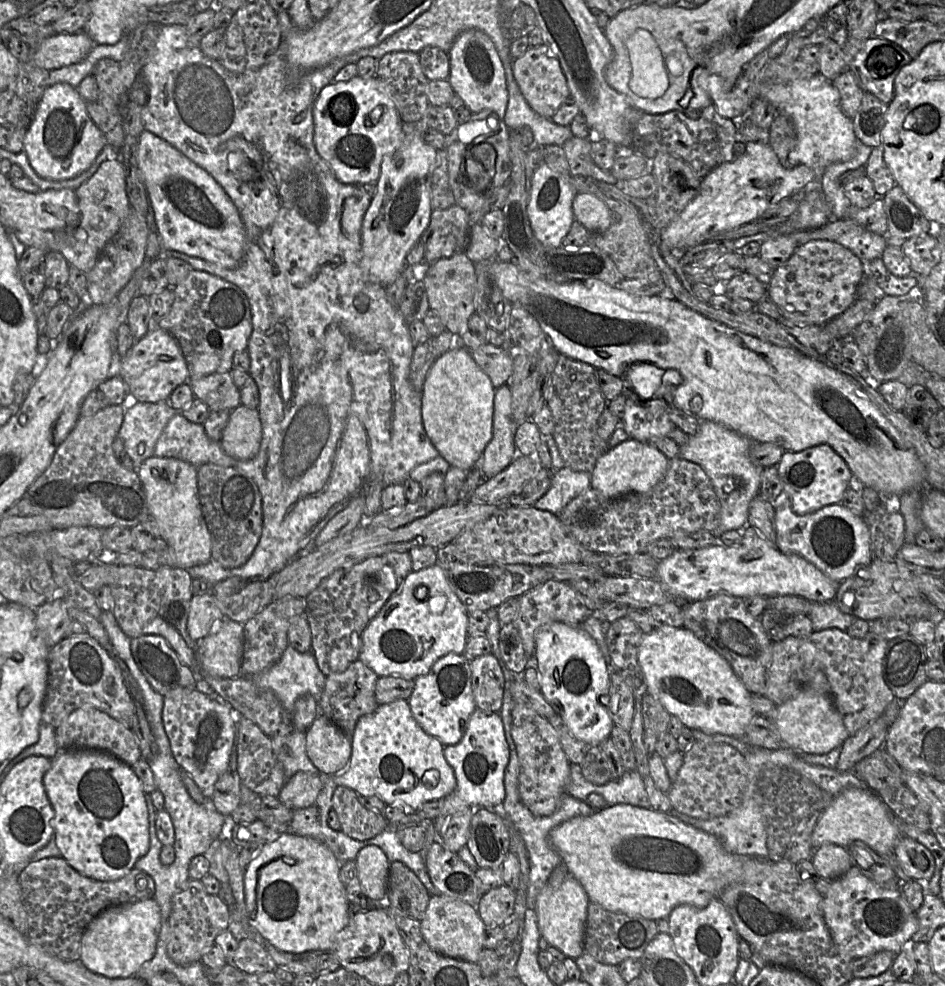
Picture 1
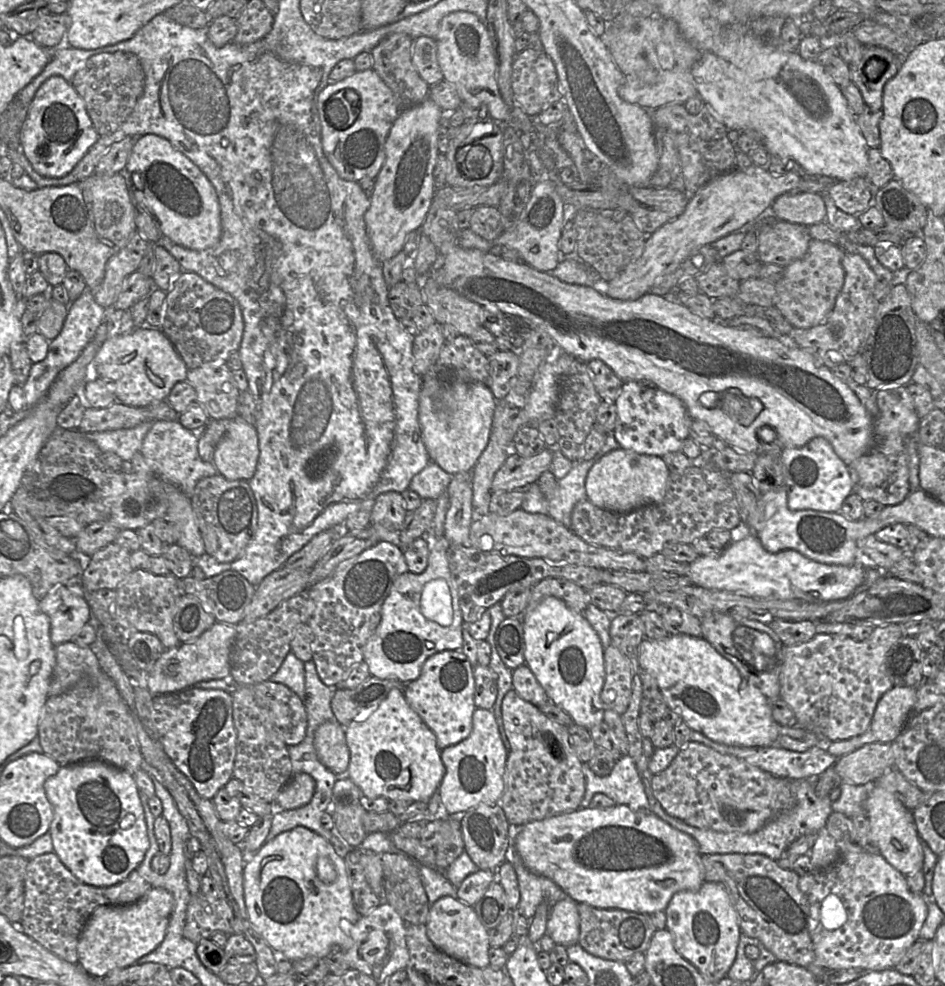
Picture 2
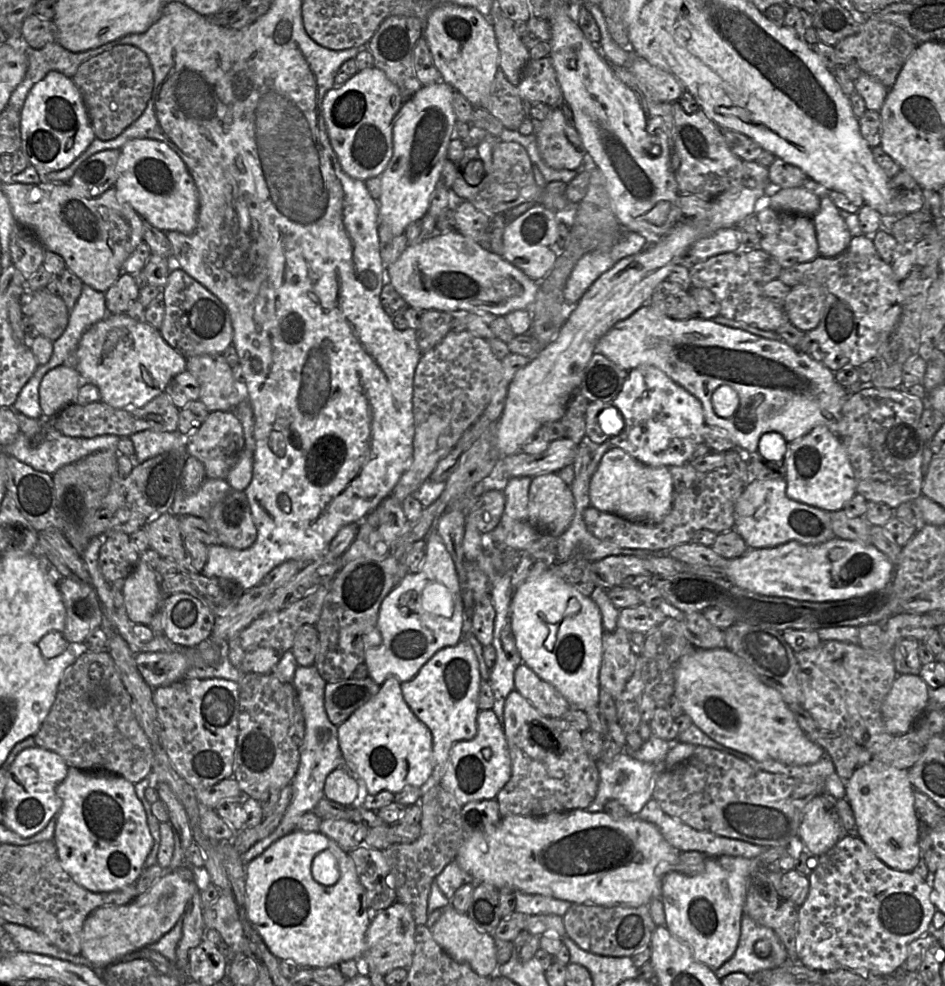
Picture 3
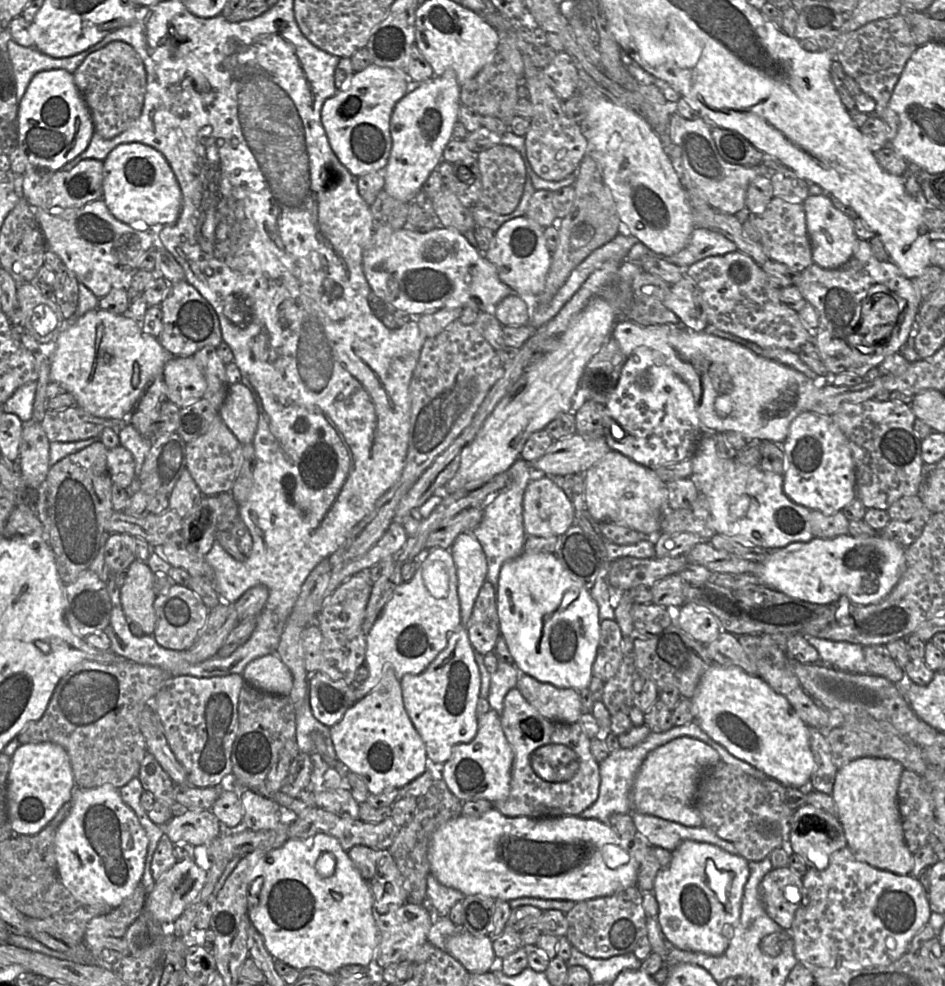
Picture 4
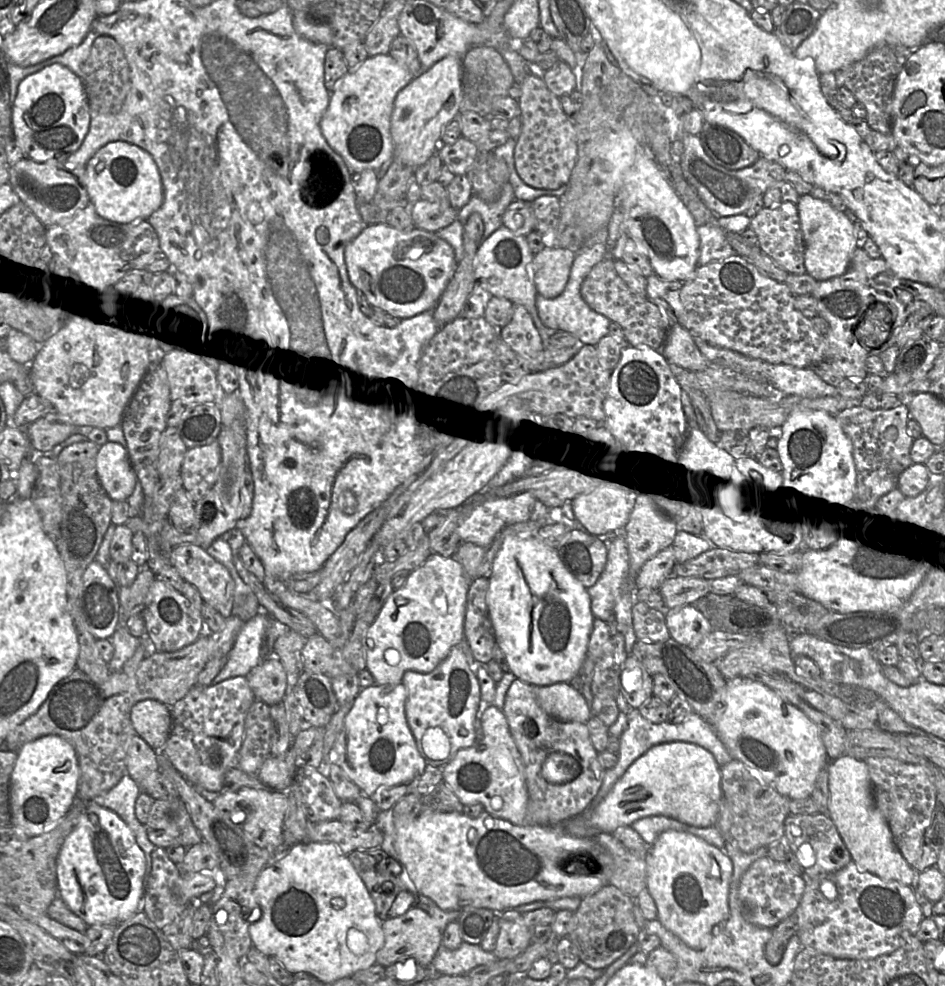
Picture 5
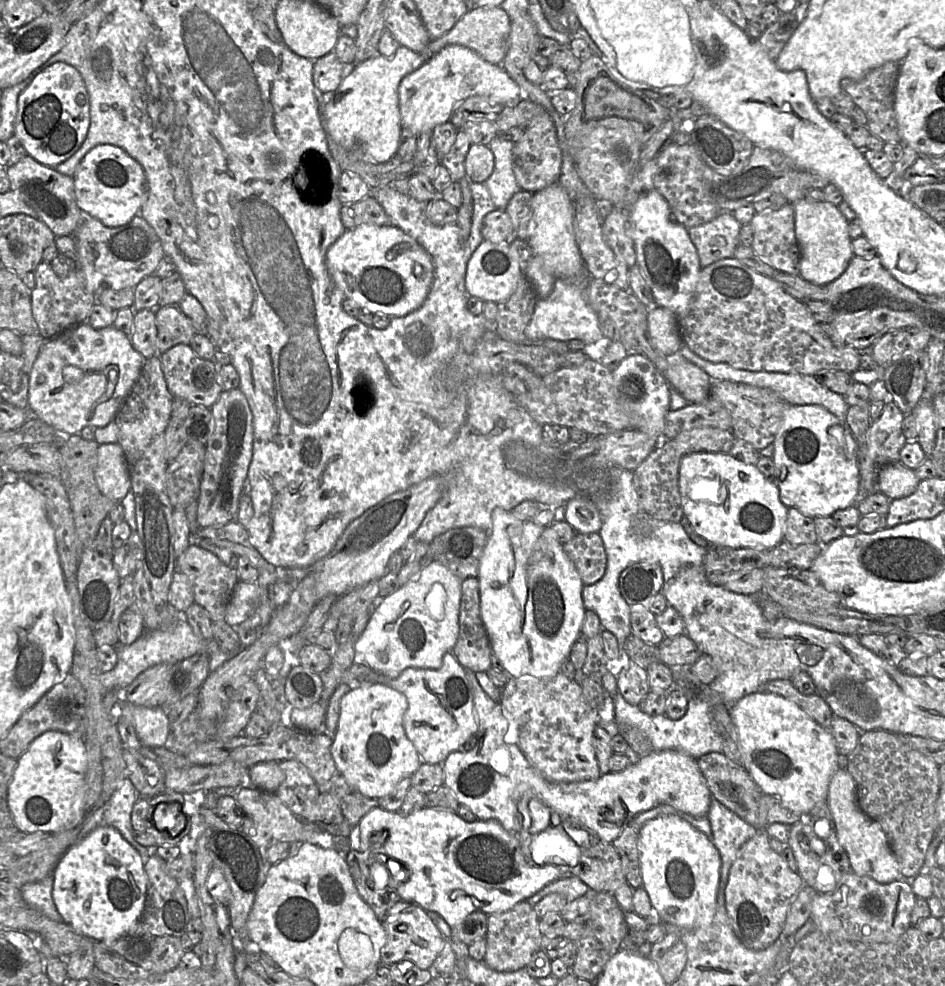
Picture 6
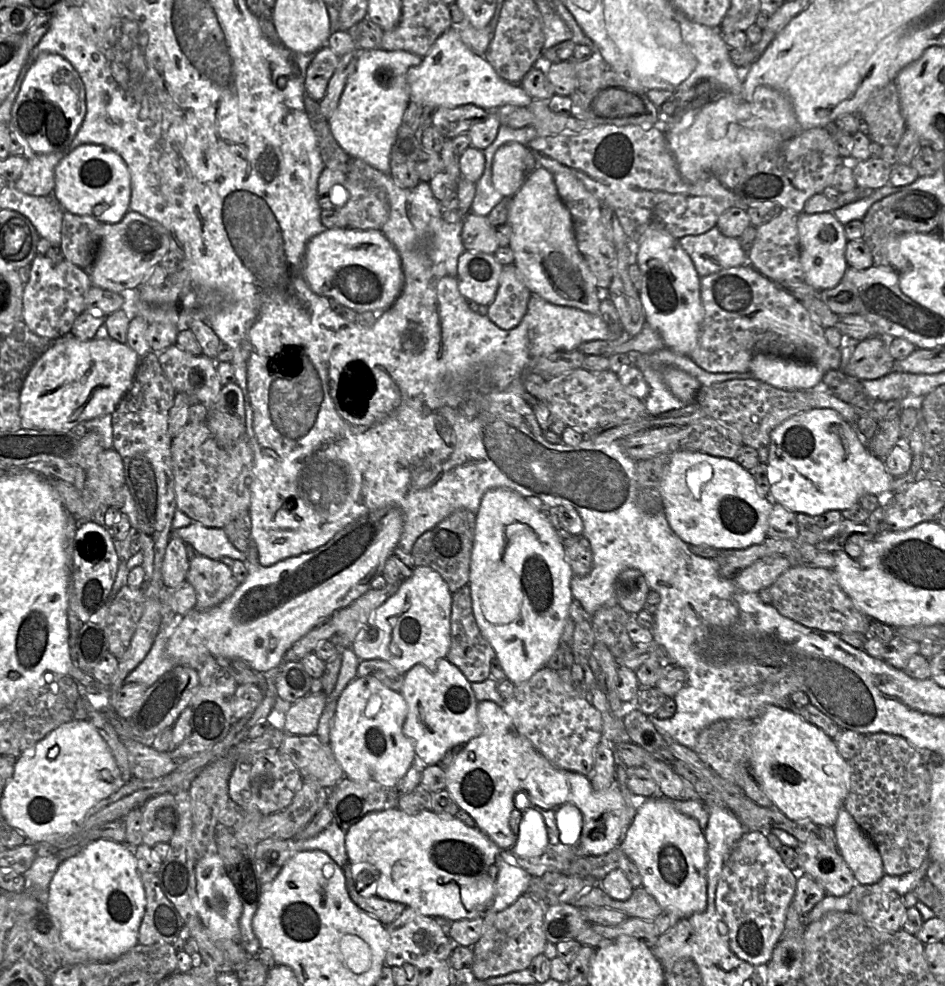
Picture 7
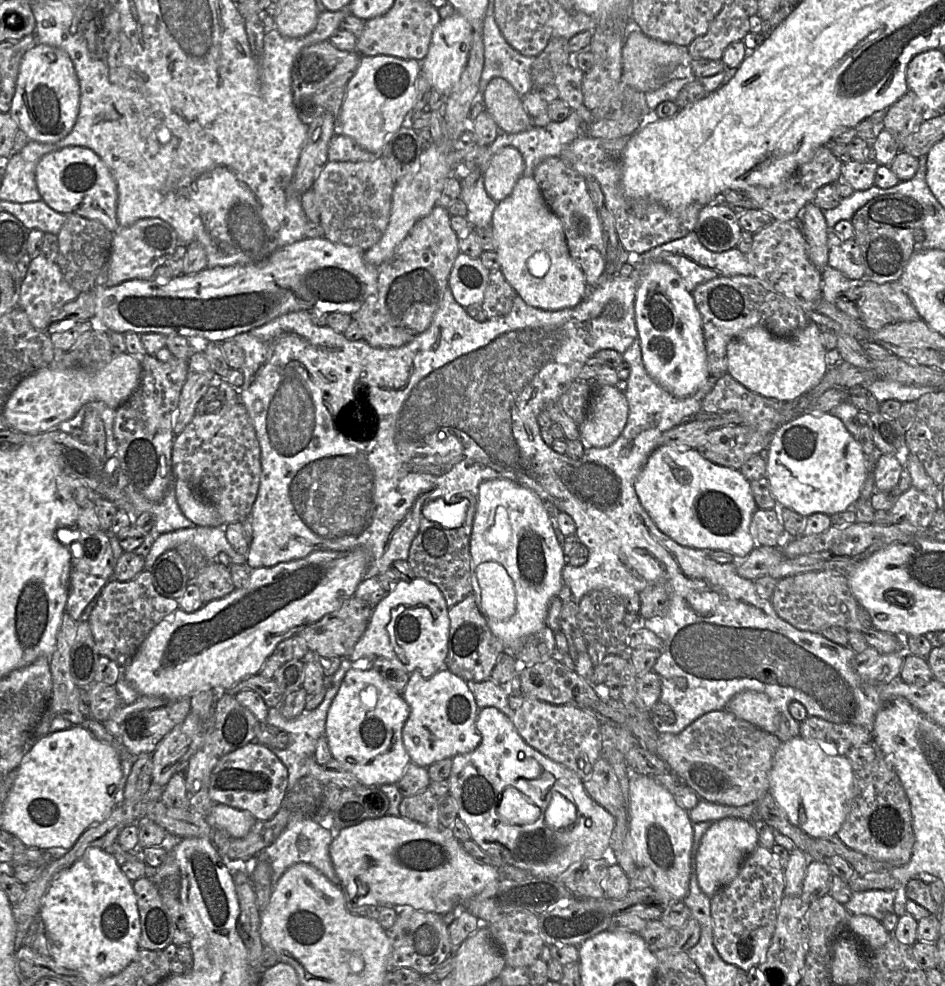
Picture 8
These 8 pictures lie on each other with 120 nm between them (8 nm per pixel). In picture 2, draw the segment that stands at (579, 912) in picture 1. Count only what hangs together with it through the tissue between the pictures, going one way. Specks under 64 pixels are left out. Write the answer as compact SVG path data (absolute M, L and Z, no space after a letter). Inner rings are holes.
M566 898L552 907L547 920L546 934L556 944L568 947L578 943L580 918L577 904L572 898Z

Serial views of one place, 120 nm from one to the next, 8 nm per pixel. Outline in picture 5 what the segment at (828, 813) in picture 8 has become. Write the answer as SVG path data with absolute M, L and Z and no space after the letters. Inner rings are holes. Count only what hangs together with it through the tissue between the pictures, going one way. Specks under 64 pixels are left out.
M750 678L727 680L723 710L714 728L734 758L742 761L779 793L791 799L811 796L818 774L829 760L816 724L779 693Z

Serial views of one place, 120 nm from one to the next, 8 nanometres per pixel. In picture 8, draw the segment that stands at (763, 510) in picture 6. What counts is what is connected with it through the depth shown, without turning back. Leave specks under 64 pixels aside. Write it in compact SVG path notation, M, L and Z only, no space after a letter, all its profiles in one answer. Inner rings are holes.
M658 446L649 456L634 487L642 507L657 528L681 546L705 551L724 550L733 554L736 559L743 559L757 545L750 533L752 517L758 509L750 482L740 470L712 463L696 449Z

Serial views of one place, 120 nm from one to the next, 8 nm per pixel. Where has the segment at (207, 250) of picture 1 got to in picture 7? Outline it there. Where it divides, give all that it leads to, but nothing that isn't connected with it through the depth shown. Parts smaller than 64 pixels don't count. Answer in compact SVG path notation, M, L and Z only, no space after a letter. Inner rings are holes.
M83 144L56 166L53 198L64 212L90 216L100 223L116 224L129 211L131 179L129 169L115 151L97 144Z

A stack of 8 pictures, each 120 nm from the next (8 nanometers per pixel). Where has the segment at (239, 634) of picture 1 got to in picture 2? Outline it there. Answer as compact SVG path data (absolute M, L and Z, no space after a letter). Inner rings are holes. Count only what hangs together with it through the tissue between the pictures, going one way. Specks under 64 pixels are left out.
M216 621L195 640L166 649L146 672L148 691L153 696L177 693L201 681L230 678L230 655L236 633L236 626Z

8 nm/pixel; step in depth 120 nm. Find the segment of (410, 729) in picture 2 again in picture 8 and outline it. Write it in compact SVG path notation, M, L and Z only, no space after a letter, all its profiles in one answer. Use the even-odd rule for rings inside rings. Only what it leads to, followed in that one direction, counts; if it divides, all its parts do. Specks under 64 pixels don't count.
M353 663L346 673L327 713L325 736L332 758L363 785L396 784L411 762L402 741L402 728L410 707L370 667Z

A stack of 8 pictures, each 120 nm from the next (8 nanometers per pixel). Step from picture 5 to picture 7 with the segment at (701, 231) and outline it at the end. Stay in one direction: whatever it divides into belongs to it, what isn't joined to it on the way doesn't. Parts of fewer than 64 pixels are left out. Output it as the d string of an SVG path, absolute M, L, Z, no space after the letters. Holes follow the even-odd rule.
M716 226L699 235L683 236L678 239L678 242L691 258L700 277L723 269L742 266L748 261L747 252L741 248L738 239L723 235Z

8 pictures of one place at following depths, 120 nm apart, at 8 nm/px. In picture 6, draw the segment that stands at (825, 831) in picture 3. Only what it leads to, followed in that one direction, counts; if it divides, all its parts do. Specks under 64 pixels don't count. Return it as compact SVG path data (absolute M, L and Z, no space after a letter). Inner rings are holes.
M809 814L801 815L800 820L791 825L789 845L798 864L798 873L804 883L819 893L827 894L835 891L841 880L850 871L849 858L838 842L836 827L829 838L819 838L814 831Z

